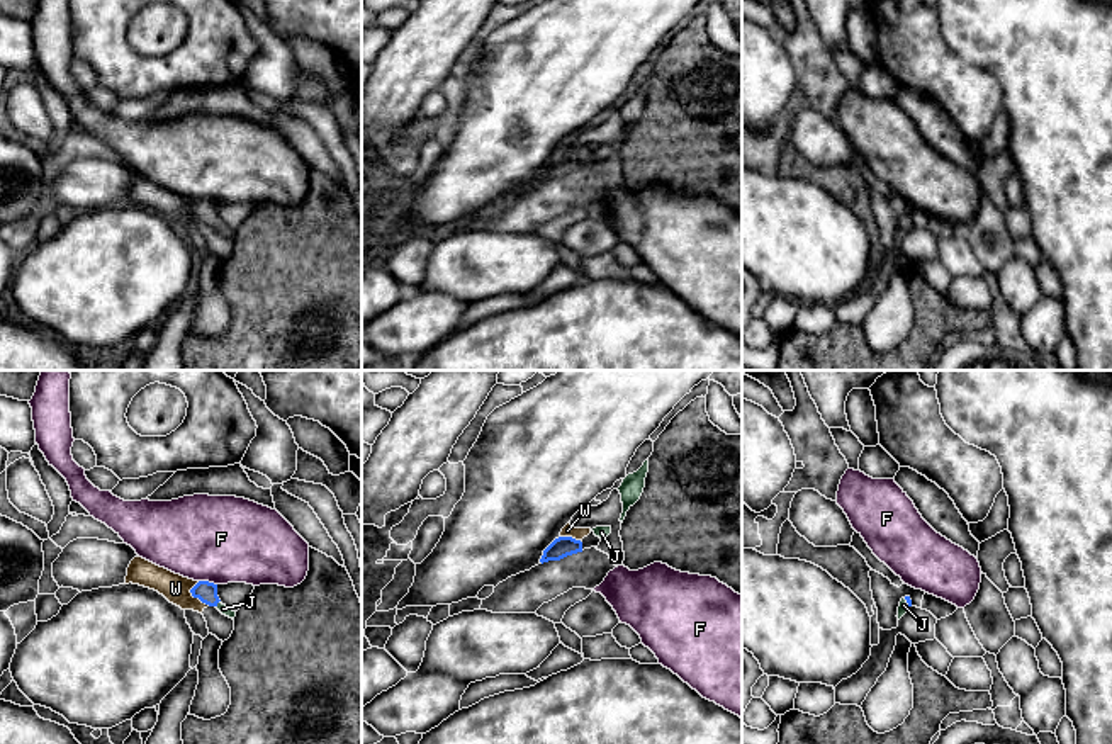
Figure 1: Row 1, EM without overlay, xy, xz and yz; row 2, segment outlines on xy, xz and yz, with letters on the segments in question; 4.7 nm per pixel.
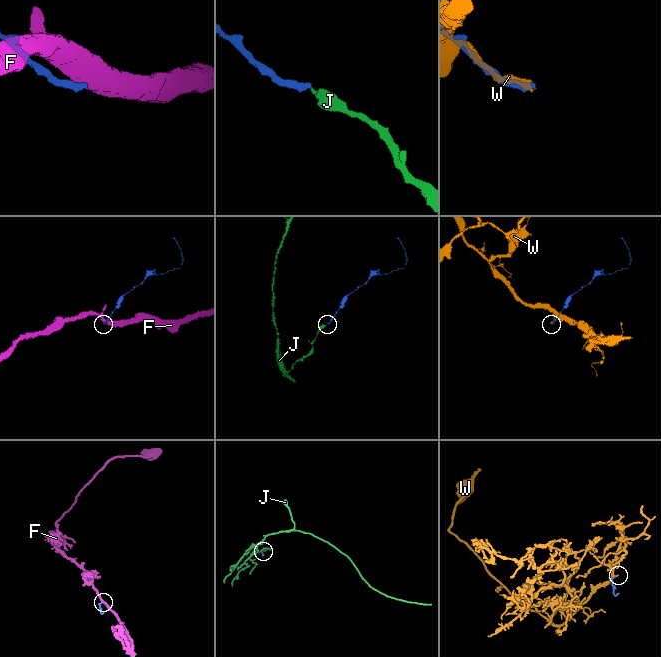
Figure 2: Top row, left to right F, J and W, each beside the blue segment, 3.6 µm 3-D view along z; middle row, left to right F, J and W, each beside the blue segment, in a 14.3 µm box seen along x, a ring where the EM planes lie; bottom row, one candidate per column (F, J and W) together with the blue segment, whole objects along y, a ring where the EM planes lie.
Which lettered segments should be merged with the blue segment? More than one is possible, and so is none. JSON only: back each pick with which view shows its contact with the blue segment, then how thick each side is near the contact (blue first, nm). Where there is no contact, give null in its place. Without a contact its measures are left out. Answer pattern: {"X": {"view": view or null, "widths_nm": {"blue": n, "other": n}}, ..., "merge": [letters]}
{"J": {"view": "yz", "widths_nm": {"blue": 20, "other": 50}}, "merge": ["J"]}

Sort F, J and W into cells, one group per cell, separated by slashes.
F / J / W

